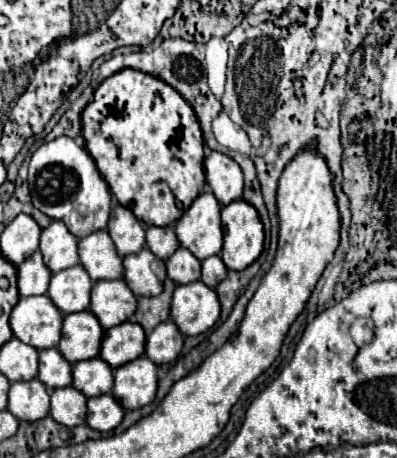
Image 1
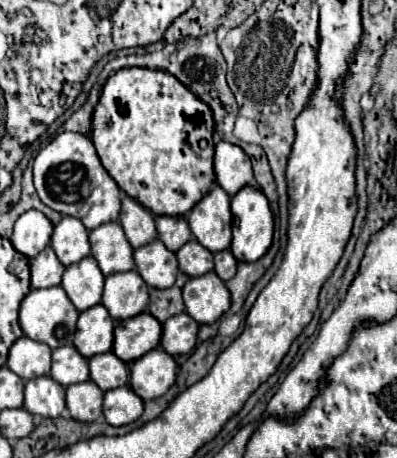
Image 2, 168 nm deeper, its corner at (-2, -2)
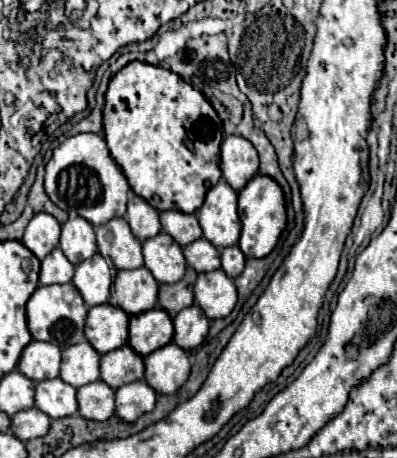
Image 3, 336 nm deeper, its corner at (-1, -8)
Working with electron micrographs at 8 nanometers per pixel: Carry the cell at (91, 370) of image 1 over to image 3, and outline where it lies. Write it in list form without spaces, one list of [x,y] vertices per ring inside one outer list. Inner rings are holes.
[[[127,344],[101,356],[101,380],[115,390],[129,382],[141,380],[143,372],[143,358],[135,356]]]

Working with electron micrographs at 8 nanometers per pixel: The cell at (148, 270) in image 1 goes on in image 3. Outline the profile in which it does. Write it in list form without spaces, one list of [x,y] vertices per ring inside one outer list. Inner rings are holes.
[[[159,232],[155,238],[143,242],[143,258],[145,268],[149,268],[155,280],[163,284],[179,282],[187,268],[183,248],[175,244],[167,232]]]

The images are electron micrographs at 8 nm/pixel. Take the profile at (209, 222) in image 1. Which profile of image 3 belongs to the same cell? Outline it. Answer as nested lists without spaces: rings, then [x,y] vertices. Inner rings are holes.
[[[221,178],[219,184],[211,188],[197,216],[203,228],[203,236],[217,248],[239,242],[241,220],[237,212],[237,192],[227,184],[227,180]]]

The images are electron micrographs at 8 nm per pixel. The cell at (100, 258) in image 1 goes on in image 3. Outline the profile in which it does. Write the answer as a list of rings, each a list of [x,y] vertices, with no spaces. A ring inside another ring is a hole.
[[[113,218],[107,224],[95,228],[99,252],[109,256],[117,270],[131,270],[143,266],[141,240],[131,236],[131,228],[125,218]]]

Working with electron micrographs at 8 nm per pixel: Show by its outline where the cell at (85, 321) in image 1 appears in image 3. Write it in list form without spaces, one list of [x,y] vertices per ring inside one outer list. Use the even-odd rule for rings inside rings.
[[[111,304],[89,308],[85,336],[99,354],[107,354],[127,344],[127,312]]]

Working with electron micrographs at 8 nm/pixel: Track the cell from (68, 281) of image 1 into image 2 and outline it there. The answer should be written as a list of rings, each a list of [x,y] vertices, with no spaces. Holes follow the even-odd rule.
[[[92,256],[76,262],[76,266],[68,266],[60,284],[76,310],[88,310],[96,306],[102,298],[104,276]]]

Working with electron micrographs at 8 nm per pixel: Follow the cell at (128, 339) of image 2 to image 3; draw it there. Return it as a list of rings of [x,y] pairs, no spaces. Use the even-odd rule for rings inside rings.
[[[153,308],[147,312],[141,312],[139,316],[131,316],[129,320],[129,346],[141,354],[147,356],[173,338],[173,320],[163,312],[163,308]]]

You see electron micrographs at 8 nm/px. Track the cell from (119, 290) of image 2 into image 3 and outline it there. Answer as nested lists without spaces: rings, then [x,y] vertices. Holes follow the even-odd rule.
[[[145,266],[119,270],[111,288],[109,304],[123,308],[127,314],[139,314],[157,306],[157,294],[159,282]]]

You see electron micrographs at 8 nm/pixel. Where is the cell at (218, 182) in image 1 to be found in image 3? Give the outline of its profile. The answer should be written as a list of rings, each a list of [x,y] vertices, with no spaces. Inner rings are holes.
[[[225,136],[221,142],[221,172],[235,190],[241,190],[259,172],[255,146],[243,136]]]

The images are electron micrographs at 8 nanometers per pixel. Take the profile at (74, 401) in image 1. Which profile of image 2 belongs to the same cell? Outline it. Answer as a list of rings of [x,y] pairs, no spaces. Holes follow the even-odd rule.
[[[80,382],[66,388],[66,408],[78,422],[94,422],[102,414],[104,392],[94,382]]]

